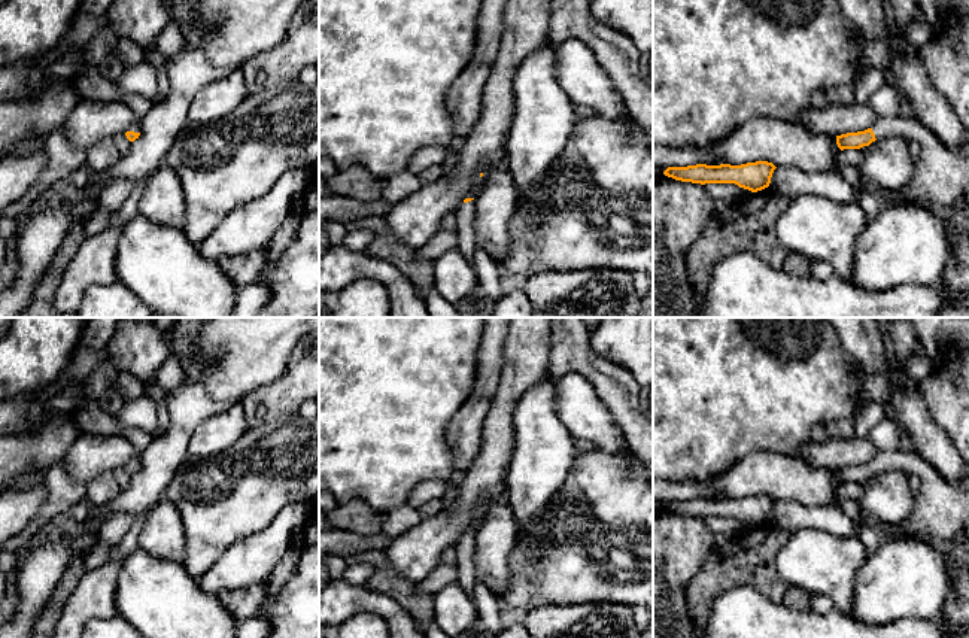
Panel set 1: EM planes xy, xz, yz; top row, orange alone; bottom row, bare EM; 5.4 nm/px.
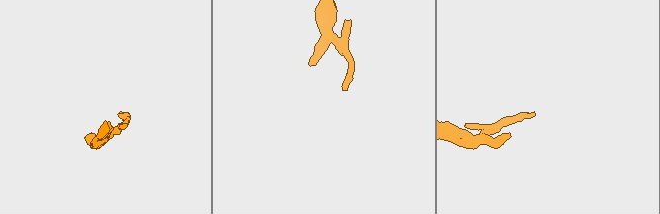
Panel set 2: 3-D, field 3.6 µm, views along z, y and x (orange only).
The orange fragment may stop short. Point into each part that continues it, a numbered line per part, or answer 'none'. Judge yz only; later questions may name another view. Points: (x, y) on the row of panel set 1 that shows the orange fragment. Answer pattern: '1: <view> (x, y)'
1: yz (941, 175)

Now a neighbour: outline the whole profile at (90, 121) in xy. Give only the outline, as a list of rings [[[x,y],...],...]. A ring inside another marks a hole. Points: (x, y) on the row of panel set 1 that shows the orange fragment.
[[[81,97],[67,115],[63,130],[72,146],[88,151],[104,137],[115,137],[136,124],[142,116],[121,101],[101,101]]]

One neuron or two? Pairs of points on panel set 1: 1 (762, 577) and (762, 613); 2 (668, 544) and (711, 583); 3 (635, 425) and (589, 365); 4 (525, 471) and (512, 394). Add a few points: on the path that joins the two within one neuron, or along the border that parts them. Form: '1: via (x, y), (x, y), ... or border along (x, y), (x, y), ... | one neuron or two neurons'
1: border along (728, 588), (752, 586), (769, 599), (780, 602) | two neurons
2: border along (713, 547), (687, 586), (686, 602) | two neurons
3: via (625, 410), (623, 400), (604, 380) | one neuron
4: border along (538, 383), (516, 404), (515, 444) | two neurons

